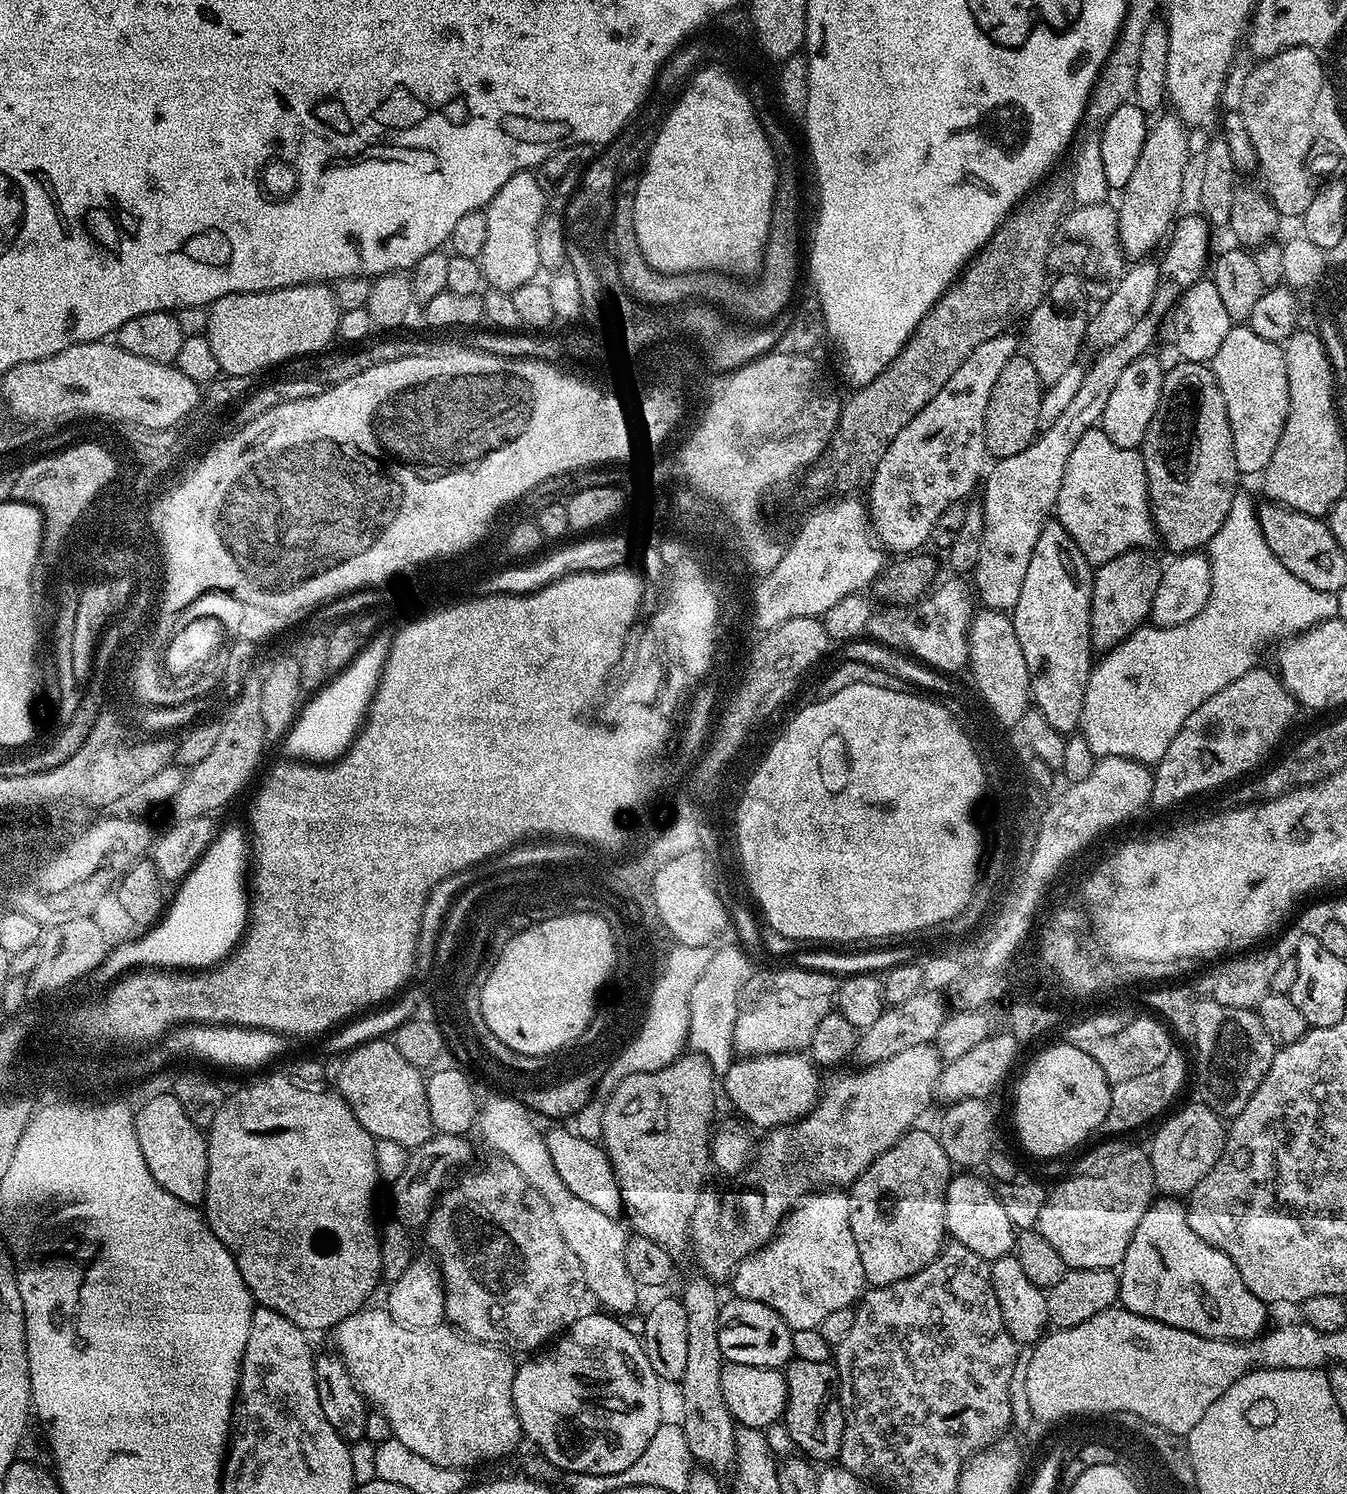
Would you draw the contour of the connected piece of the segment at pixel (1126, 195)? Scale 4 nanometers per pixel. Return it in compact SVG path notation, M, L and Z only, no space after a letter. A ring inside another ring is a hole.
M1175 114L1161 115L1160 121L1148 129L1148 137L1138 158L1138 167L1130 182L1119 193L1116 221L1120 235L1120 251L1129 261L1143 260L1169 235L1184 196L1184 175L1188 172L1188 133L1183 120Z

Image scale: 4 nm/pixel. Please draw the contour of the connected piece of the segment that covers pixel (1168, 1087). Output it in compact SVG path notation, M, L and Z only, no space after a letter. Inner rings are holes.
M1174 1050L1166 1054L1166 1059L1158 1066L1154 1066L1154 1070L1148 1071L1147 1074L1138 1074L1138 1078L1130 1078L1126 1082L1113 1084L1110 1110L1106 1110L1106 1118L1100 1123L1099 1131L1105 1132L1108 1136L1120 1136L1123 1132L1132 1132L1135 1128L1150 1123L1155 1116L1163 1117L1177 1103L1176 1095L1183 1090L1184 1079L1187 1076L1189 1079L1189 1061L1187 1064L1180 1050Z

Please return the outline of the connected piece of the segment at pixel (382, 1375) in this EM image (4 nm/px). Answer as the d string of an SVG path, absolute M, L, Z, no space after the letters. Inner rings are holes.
M365 1306L360 1311L355 1312L350 1318L346 1318L336 1325L334 1335L336 1335L335 1351L339 1353L347 1366L349 1374L352 1376L356 1387L364 1396L365 1401L373 1409L379 1410L386 1422L390 1422L390 1430L393 1437L402 1442L402 1446L414 1450L414 1454L421 1455L422 1458L429 1459L436 1466L446 1466L447 1468L471 1469L471 1464L476 1464L479 1460L496 1460L499 1456L508 1456L516 1448L516 1443L522 1440L518 1414L514 1406L512 1397L512 1387L514 1386L514 1374L516 1373L517 1361L512 1361L513 1357L505 1349L497 1348L495 1344L482 1344L475 1340L469 1340L467 1336L461 1334L455 1327L441 1326L439 1328L407 1328L397 1322L389 1312L383 1307L372 1308Z

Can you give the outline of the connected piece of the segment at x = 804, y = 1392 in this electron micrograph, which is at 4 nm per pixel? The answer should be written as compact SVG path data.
M793 1358L784 1365L782 1371L788 1395L782 1425L788 1431L793 1445L813 1462L835 1461L840 1455L842 1430L844 1429L840 1379L836 1373L835 1363L828 1360L802 1362Z

